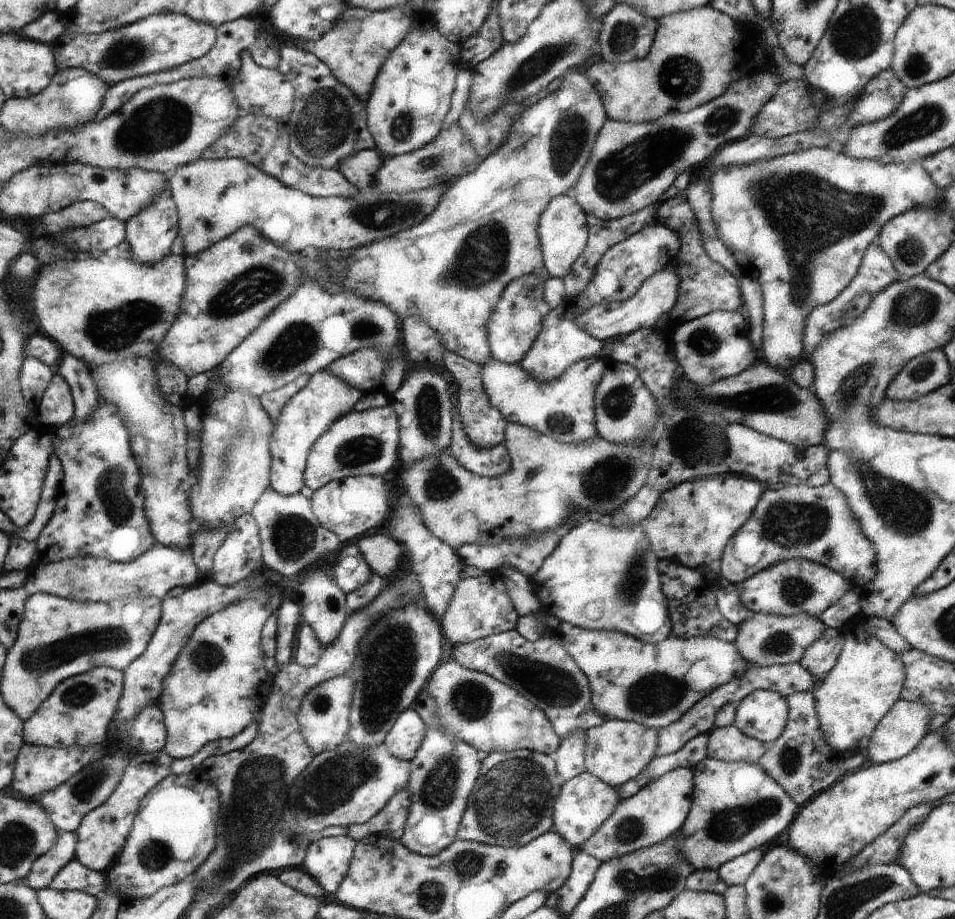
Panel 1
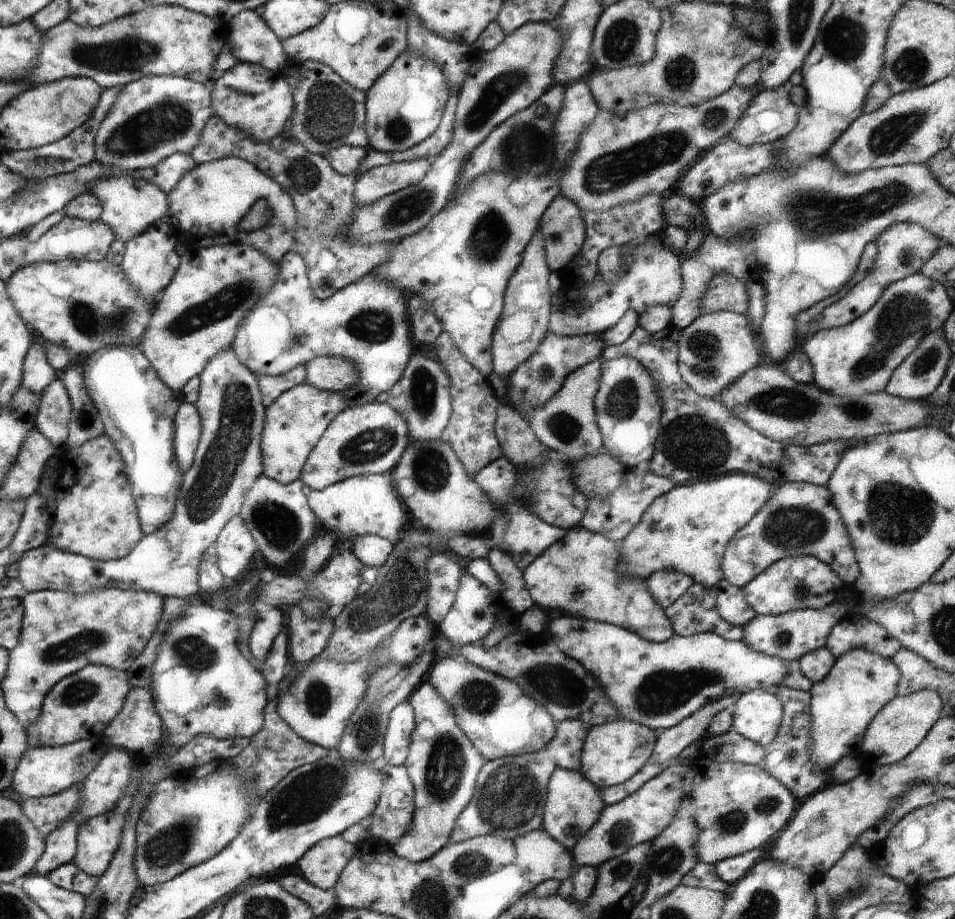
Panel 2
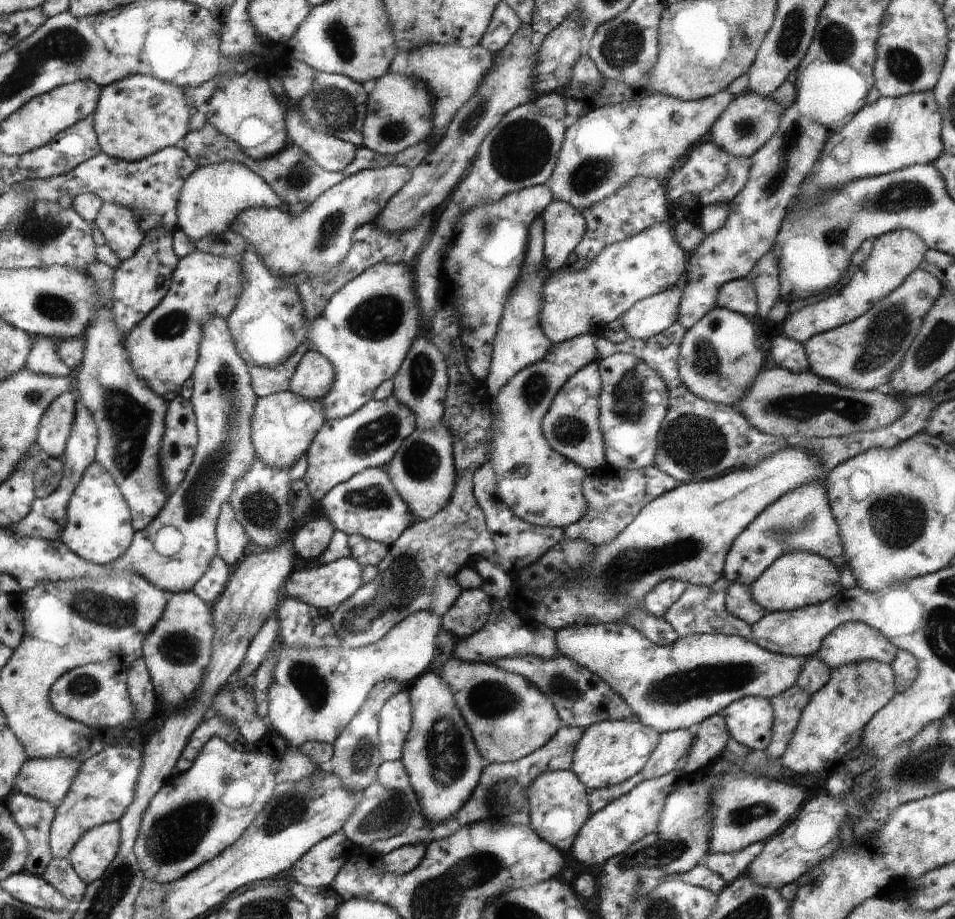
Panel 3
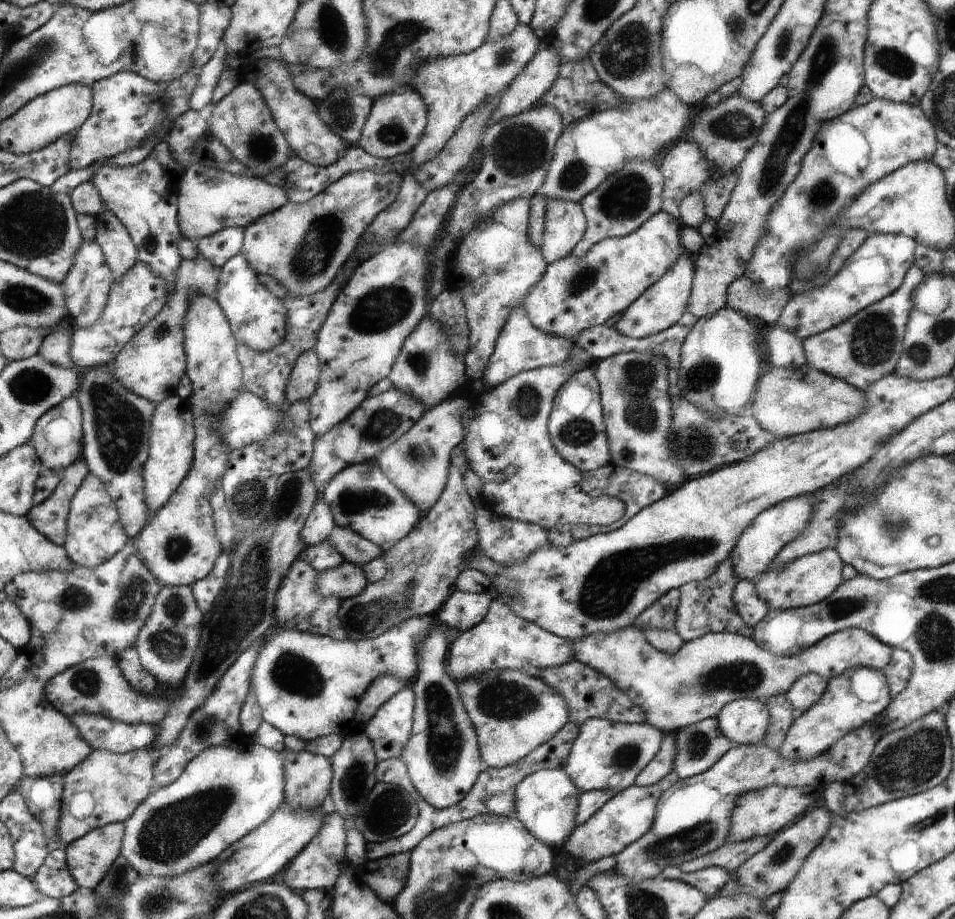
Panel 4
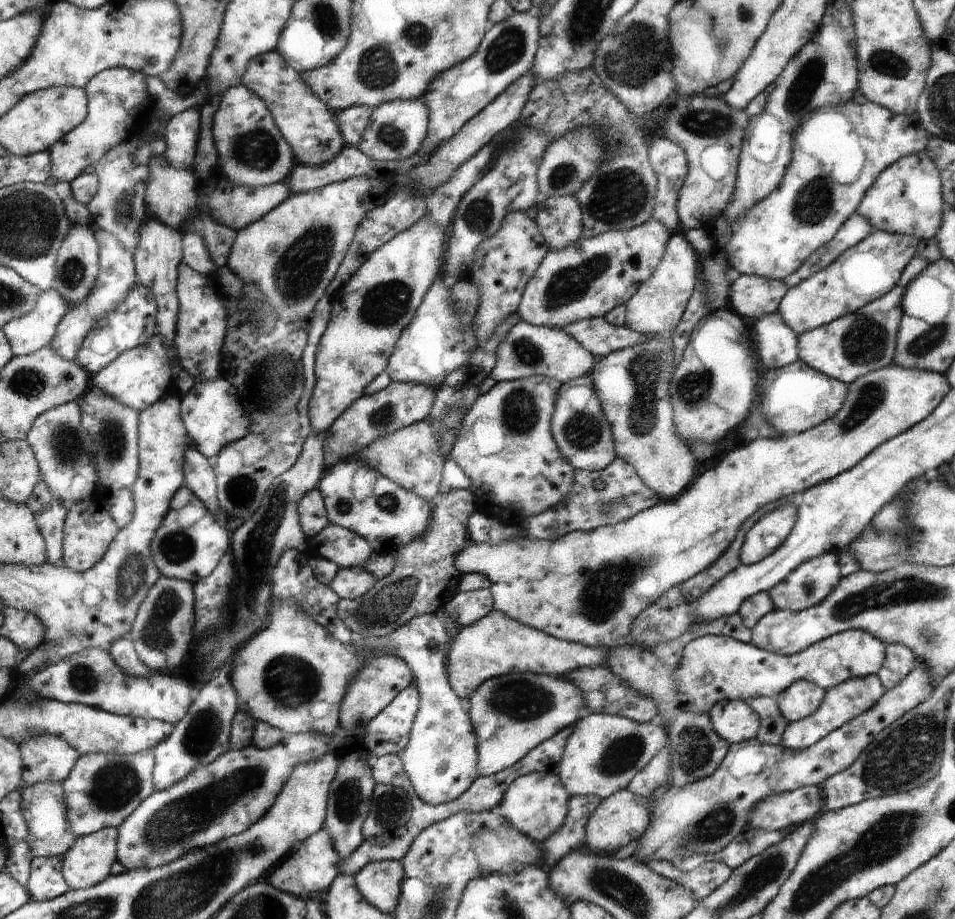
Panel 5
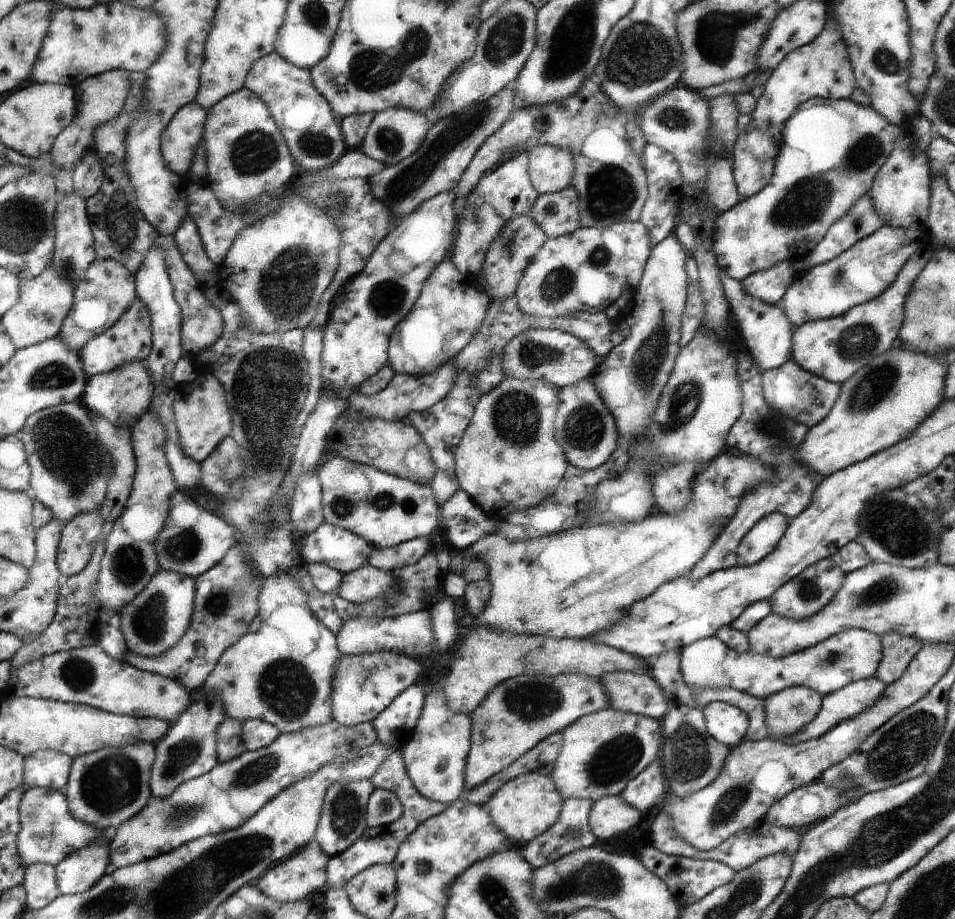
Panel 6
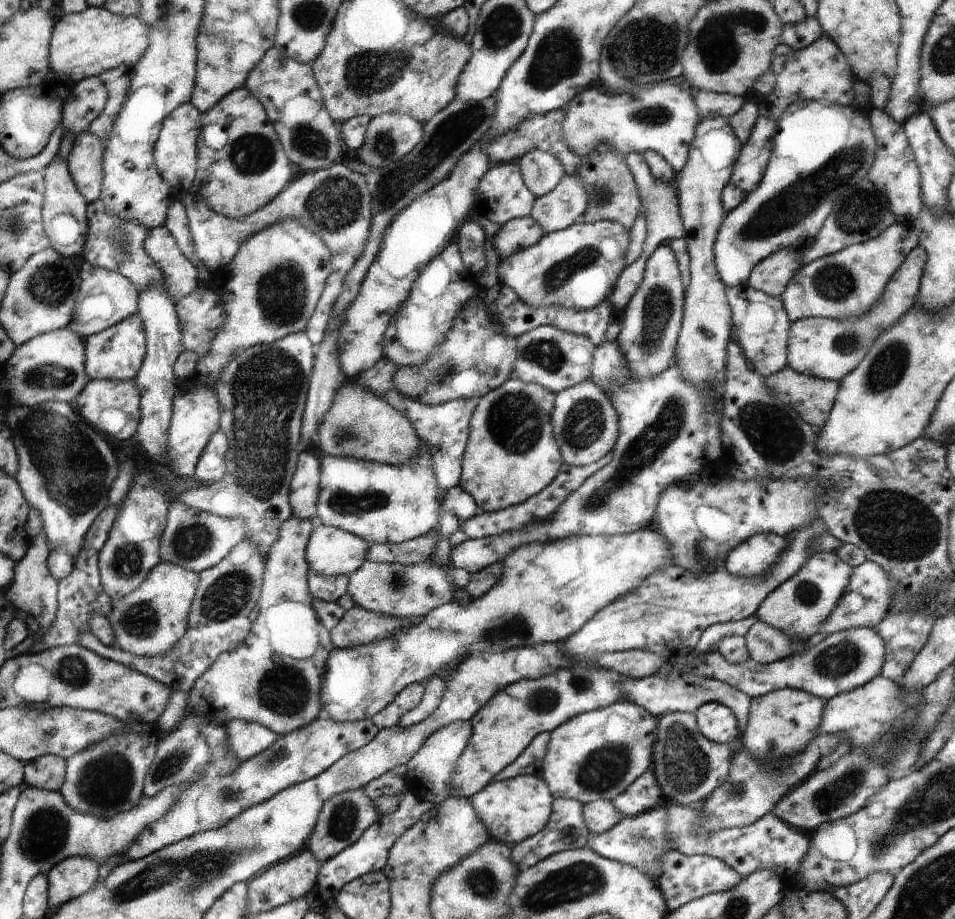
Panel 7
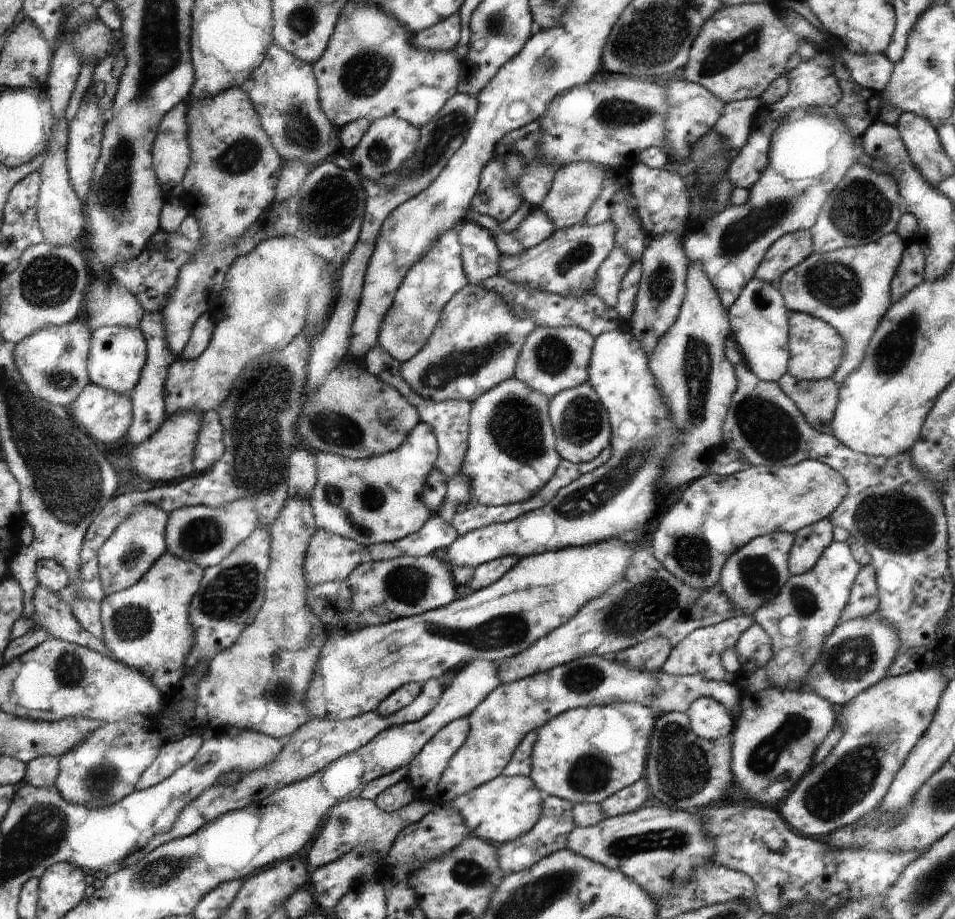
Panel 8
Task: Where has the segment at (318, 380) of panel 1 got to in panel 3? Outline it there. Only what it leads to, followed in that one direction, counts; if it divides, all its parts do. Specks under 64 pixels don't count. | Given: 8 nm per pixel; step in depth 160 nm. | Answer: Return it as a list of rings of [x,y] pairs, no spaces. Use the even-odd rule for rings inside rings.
[[[289,388],[258,397],[251,416],[251,441],[257,456],[269,467],[289,471],[307,453],[325,421],[325,410],[320,401],[307,399]]]

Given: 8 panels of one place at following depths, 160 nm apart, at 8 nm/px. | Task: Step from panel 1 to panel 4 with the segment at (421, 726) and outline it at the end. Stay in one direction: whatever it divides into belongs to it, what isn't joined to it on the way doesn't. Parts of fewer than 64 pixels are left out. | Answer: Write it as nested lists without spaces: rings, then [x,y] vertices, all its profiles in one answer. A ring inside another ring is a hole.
[[[404,686],[390,700],[379,706],[366,725],[365,732],[374,743],[378,761],[402,756],[403,748],[411,735],[414,697],[411,687]]]

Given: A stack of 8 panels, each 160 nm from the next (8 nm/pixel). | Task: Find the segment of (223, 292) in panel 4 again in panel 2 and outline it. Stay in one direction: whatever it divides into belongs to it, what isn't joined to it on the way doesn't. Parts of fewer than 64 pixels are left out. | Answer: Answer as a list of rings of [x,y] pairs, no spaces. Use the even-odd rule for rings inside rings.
[[[296,251],[287,253],[282,262],[278,262],[279,277],[276,279],[275,285],[270,289],[267,294],[259,300],[255,308],[244,317],[242,325],[239,326],[238,336],[235,338],[235,345],[230,349],[234,352],[236,358],[259,380],[261,376],[277,377],[286,374],[290,369],[294,369],[295,366],[306,366],[312,359],[316,357],[323,357],[327,354],[330,357],[342,357],[349,360],[356,366],[356,375],[359,380],[356,387],[346,389],[342,394],[346,396],[347,402],[350,407],[358,406],[362,407],[368,403],[377,402],[377,396],[380,393],[388,393],[392,390],[392,387],[402,378],[402,373],[406,370],[406,365],[409,363],[410,354],[412,354],[412,340],[410,340],[410,326],[408,326],[408,318],[406,318],[406,300],[400,291],[390,286],[390,283],[384,284],[384,280],[376,276],[376,273],[363,276],[359,281],[350,283],[344,288],[337,290],[334,294],[330,295],[330,298],[321,299],[318,298],[310,283],[308,283],[307,268],[305,266],[305,260],[302,255],[299,255]]]

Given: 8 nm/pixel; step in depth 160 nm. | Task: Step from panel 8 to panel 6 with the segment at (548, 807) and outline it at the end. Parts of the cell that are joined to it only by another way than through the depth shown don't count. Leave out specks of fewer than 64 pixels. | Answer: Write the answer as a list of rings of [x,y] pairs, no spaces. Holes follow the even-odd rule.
[[[569,798],[564,800],[562,815],[555,825],[552,825],[546,833],[540,834],[534,840],[528,842],[520,853],[534,869],[546,866],[551,862],[556,862],[560,857],[574,853],[577,850],[591,847],[597,838],[591,830],[590,812],[594,808],[594,802],[591,799]]]

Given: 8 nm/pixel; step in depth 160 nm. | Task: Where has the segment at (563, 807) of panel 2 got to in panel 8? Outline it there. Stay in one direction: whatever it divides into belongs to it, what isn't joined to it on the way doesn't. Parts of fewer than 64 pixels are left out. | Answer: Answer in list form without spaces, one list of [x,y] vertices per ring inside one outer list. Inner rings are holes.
[[[502,774],[470,793],[455,797],[450,803],[463,816],[476,837],[502,845],[530,832],[538,824],[543,816],[544,797],[529,776],[505,777]]]

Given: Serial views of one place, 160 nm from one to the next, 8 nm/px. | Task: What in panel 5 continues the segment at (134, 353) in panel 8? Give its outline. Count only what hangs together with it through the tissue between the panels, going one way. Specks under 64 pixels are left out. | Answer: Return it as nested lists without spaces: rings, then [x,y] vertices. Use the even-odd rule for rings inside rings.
[[[135,284],[135,288],[128,294],[124,304],[110,318],[106,318],[92,330],[80,352],[77,362],[93,376],[98,375],[102,370],[108,369],[120,356],[123,356],[128,350],[135,349],[136,346],[147,345],[152,338],[156,336],[158,330],[158,303],[152,290],[142,284]]]

